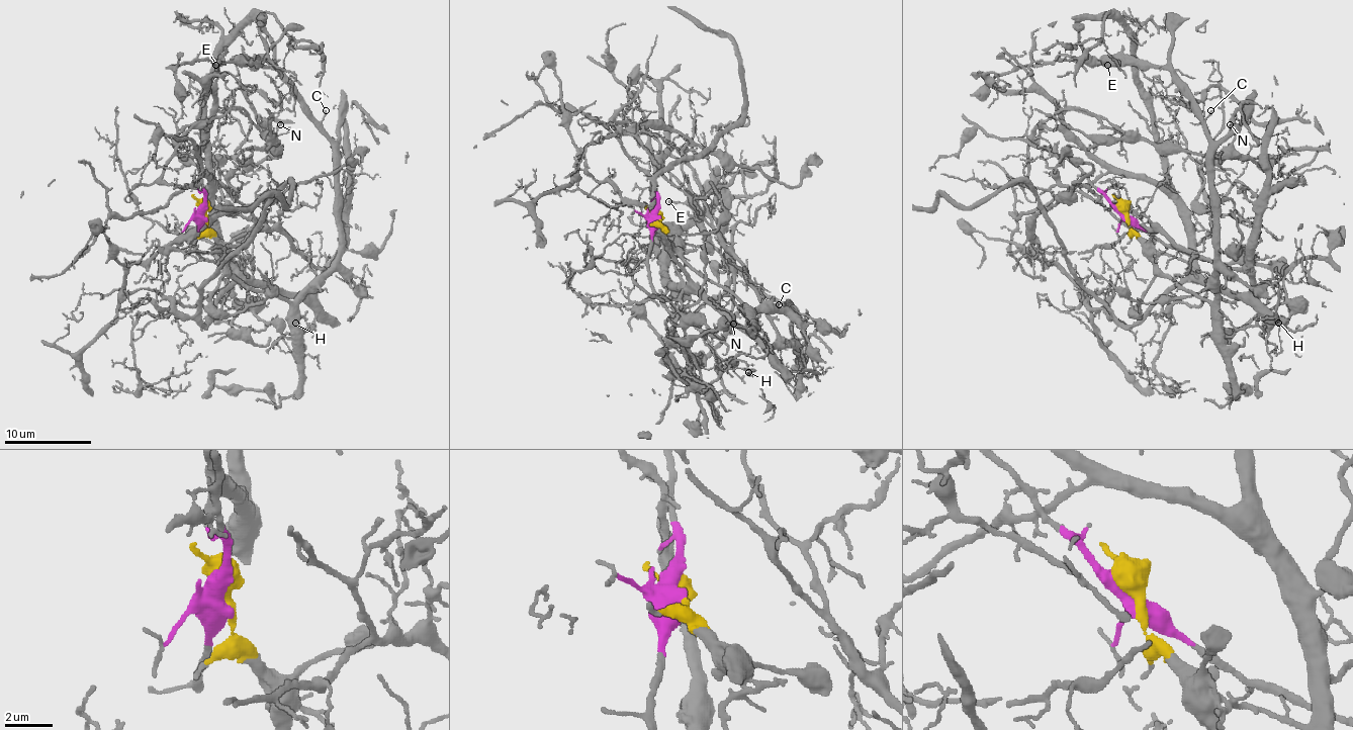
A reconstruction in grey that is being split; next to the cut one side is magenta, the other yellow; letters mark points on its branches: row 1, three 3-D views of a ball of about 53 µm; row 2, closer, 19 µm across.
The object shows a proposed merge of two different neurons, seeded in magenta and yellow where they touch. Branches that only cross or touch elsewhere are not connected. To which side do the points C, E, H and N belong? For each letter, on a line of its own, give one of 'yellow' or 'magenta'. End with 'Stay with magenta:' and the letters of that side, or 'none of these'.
C: yellow
E: yellow
H: magenta
N: magenta
Stay with magenta: H, N

